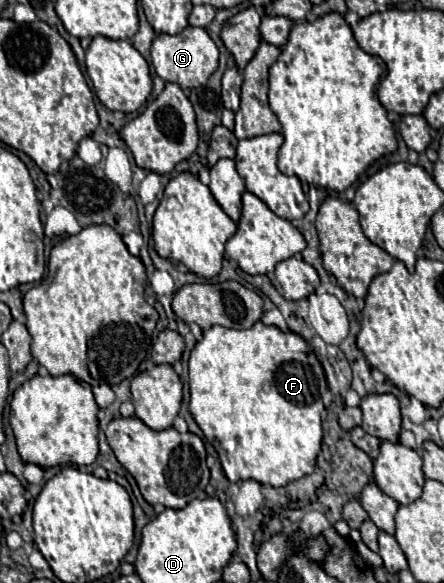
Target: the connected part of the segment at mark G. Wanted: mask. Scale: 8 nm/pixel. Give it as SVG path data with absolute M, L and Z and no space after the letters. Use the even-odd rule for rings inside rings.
M186 26L180 34L158 34L150 48L152 64L156 74L166 82L176 82L180 88L196 88L200 84L206 84L210 74L218 66L218 48L214 40L208 36L204 28L198 26Z

